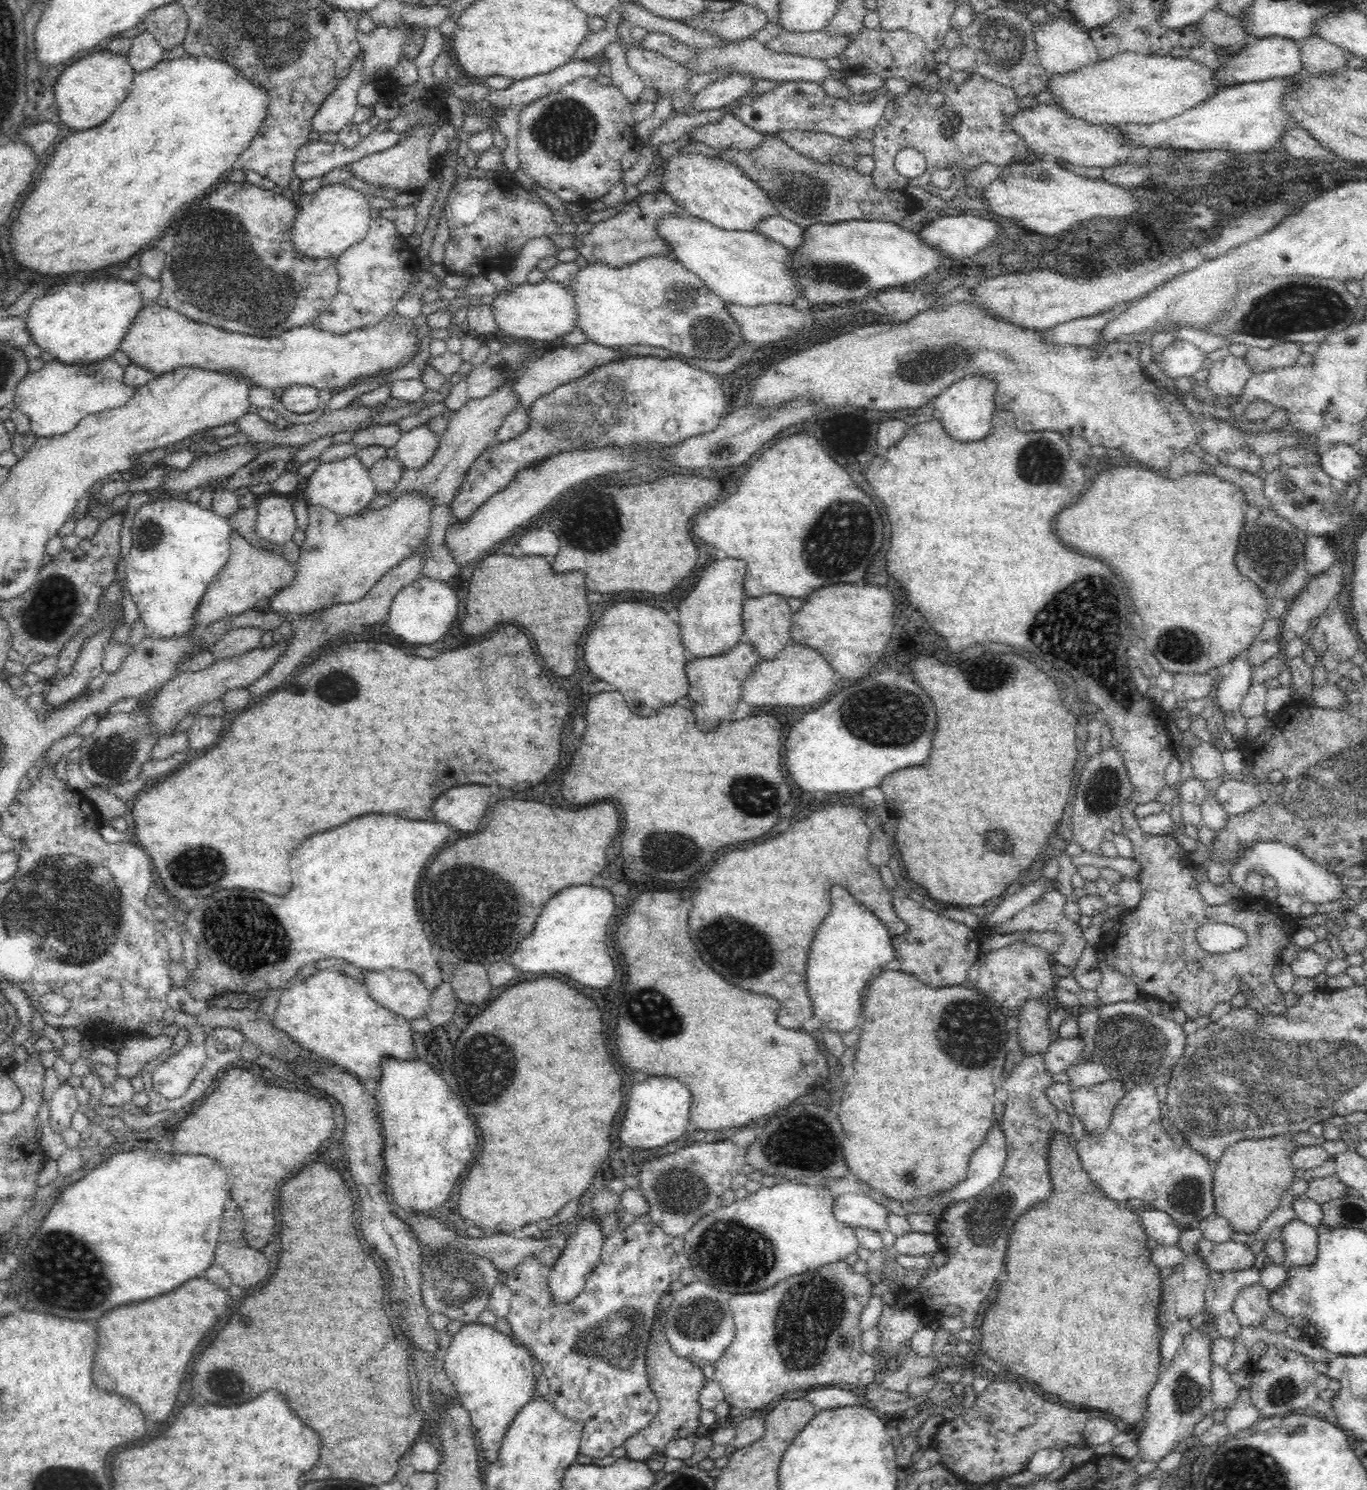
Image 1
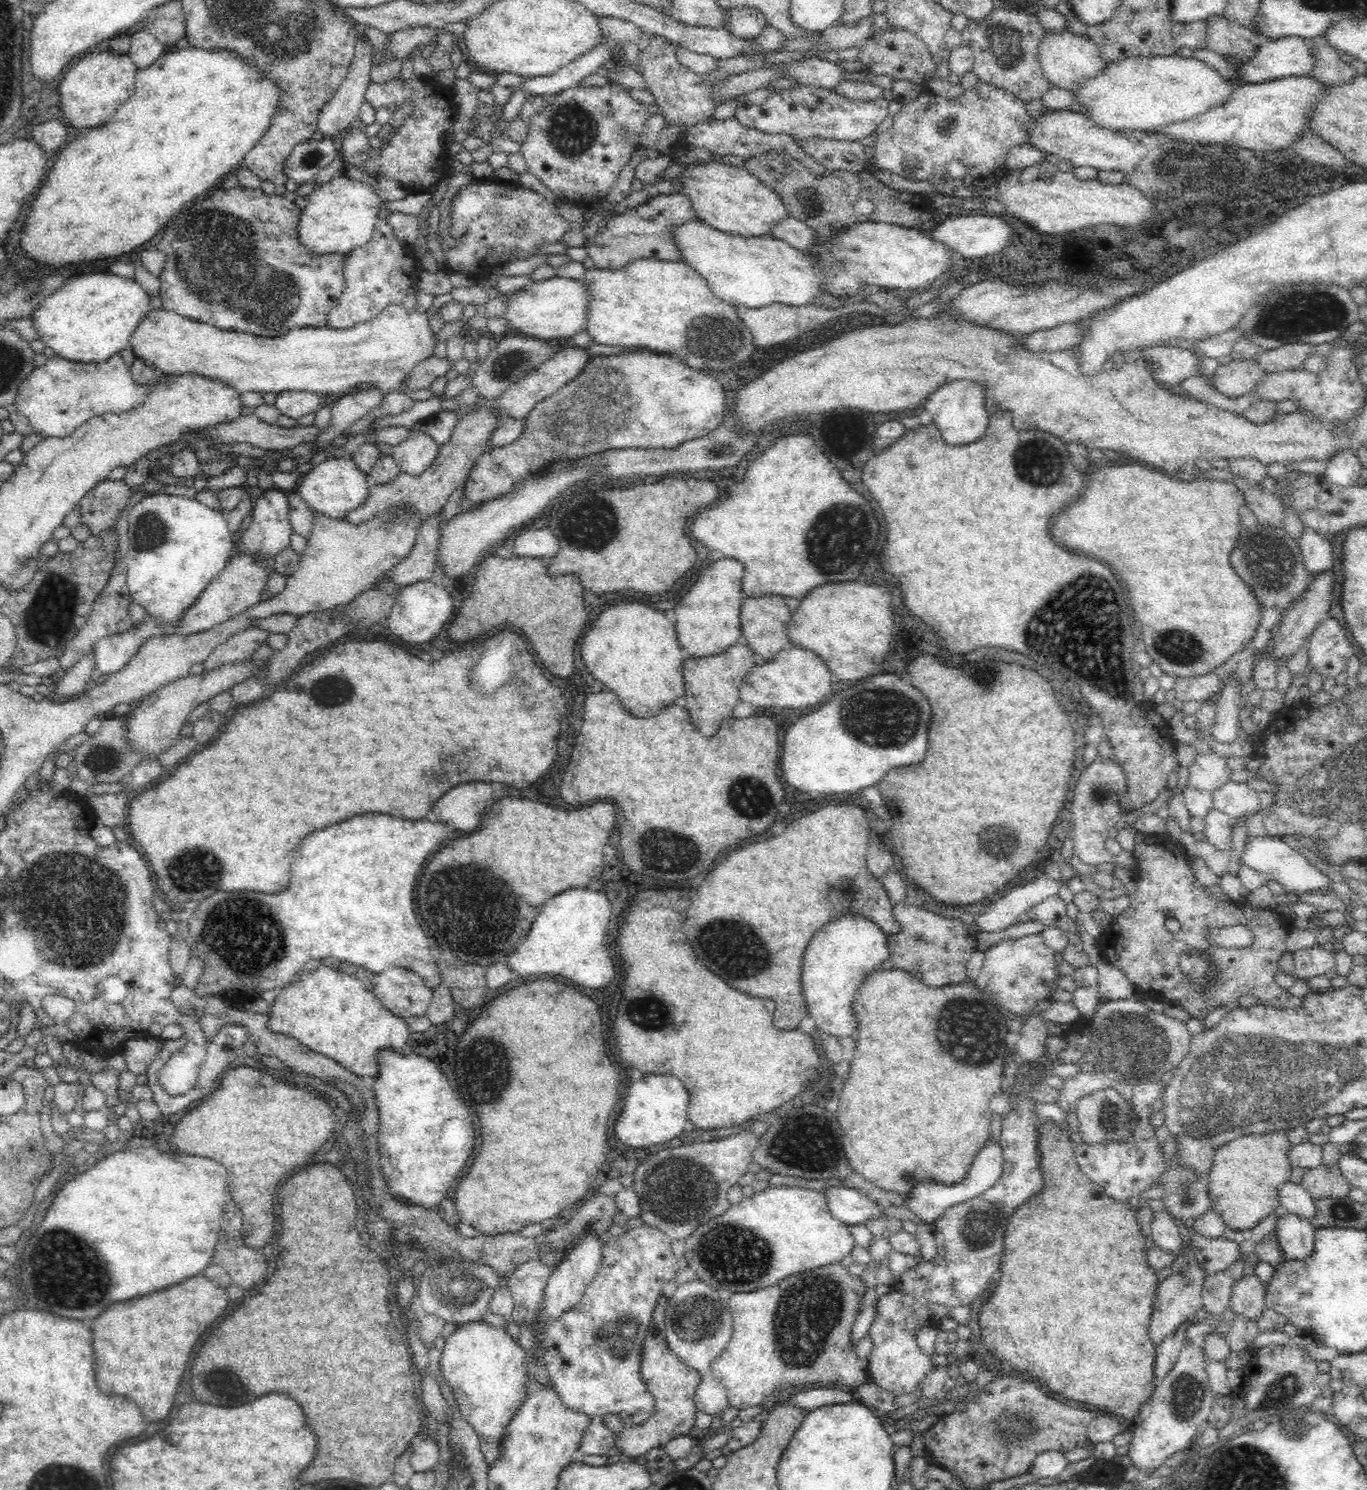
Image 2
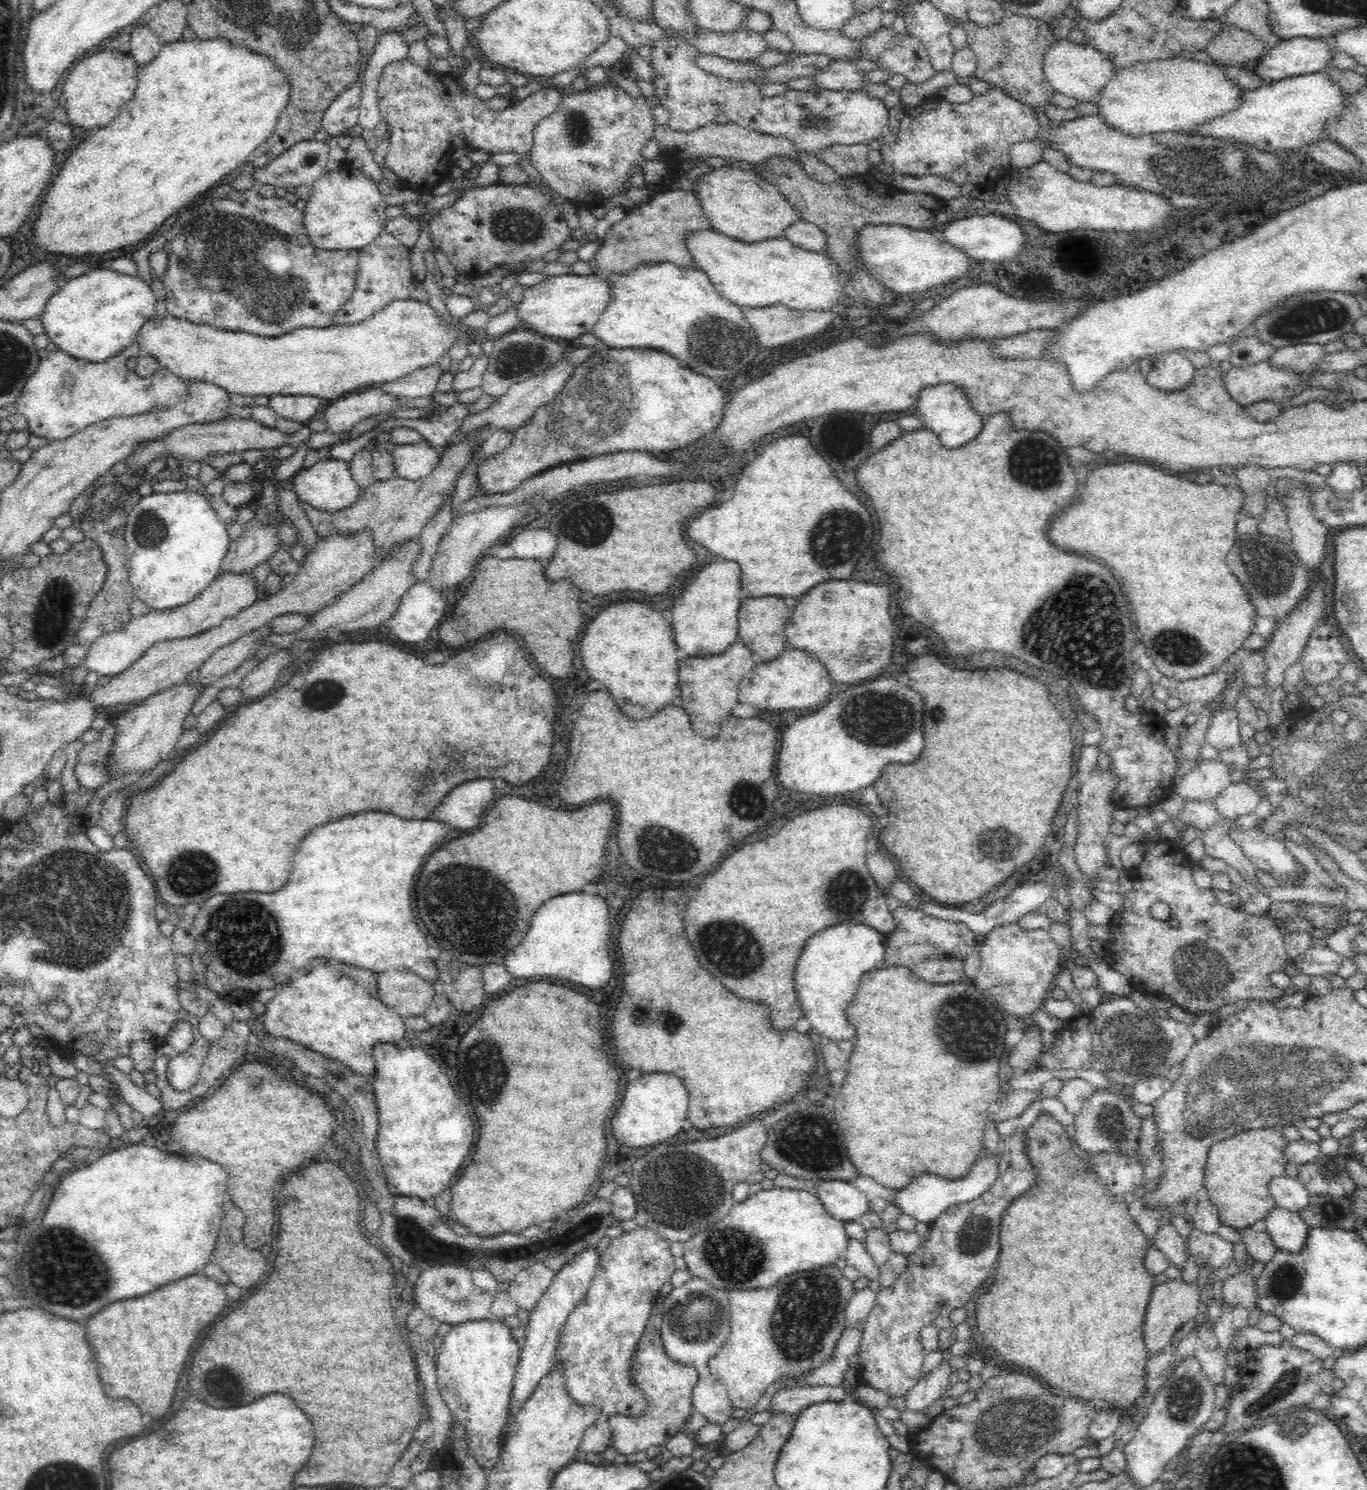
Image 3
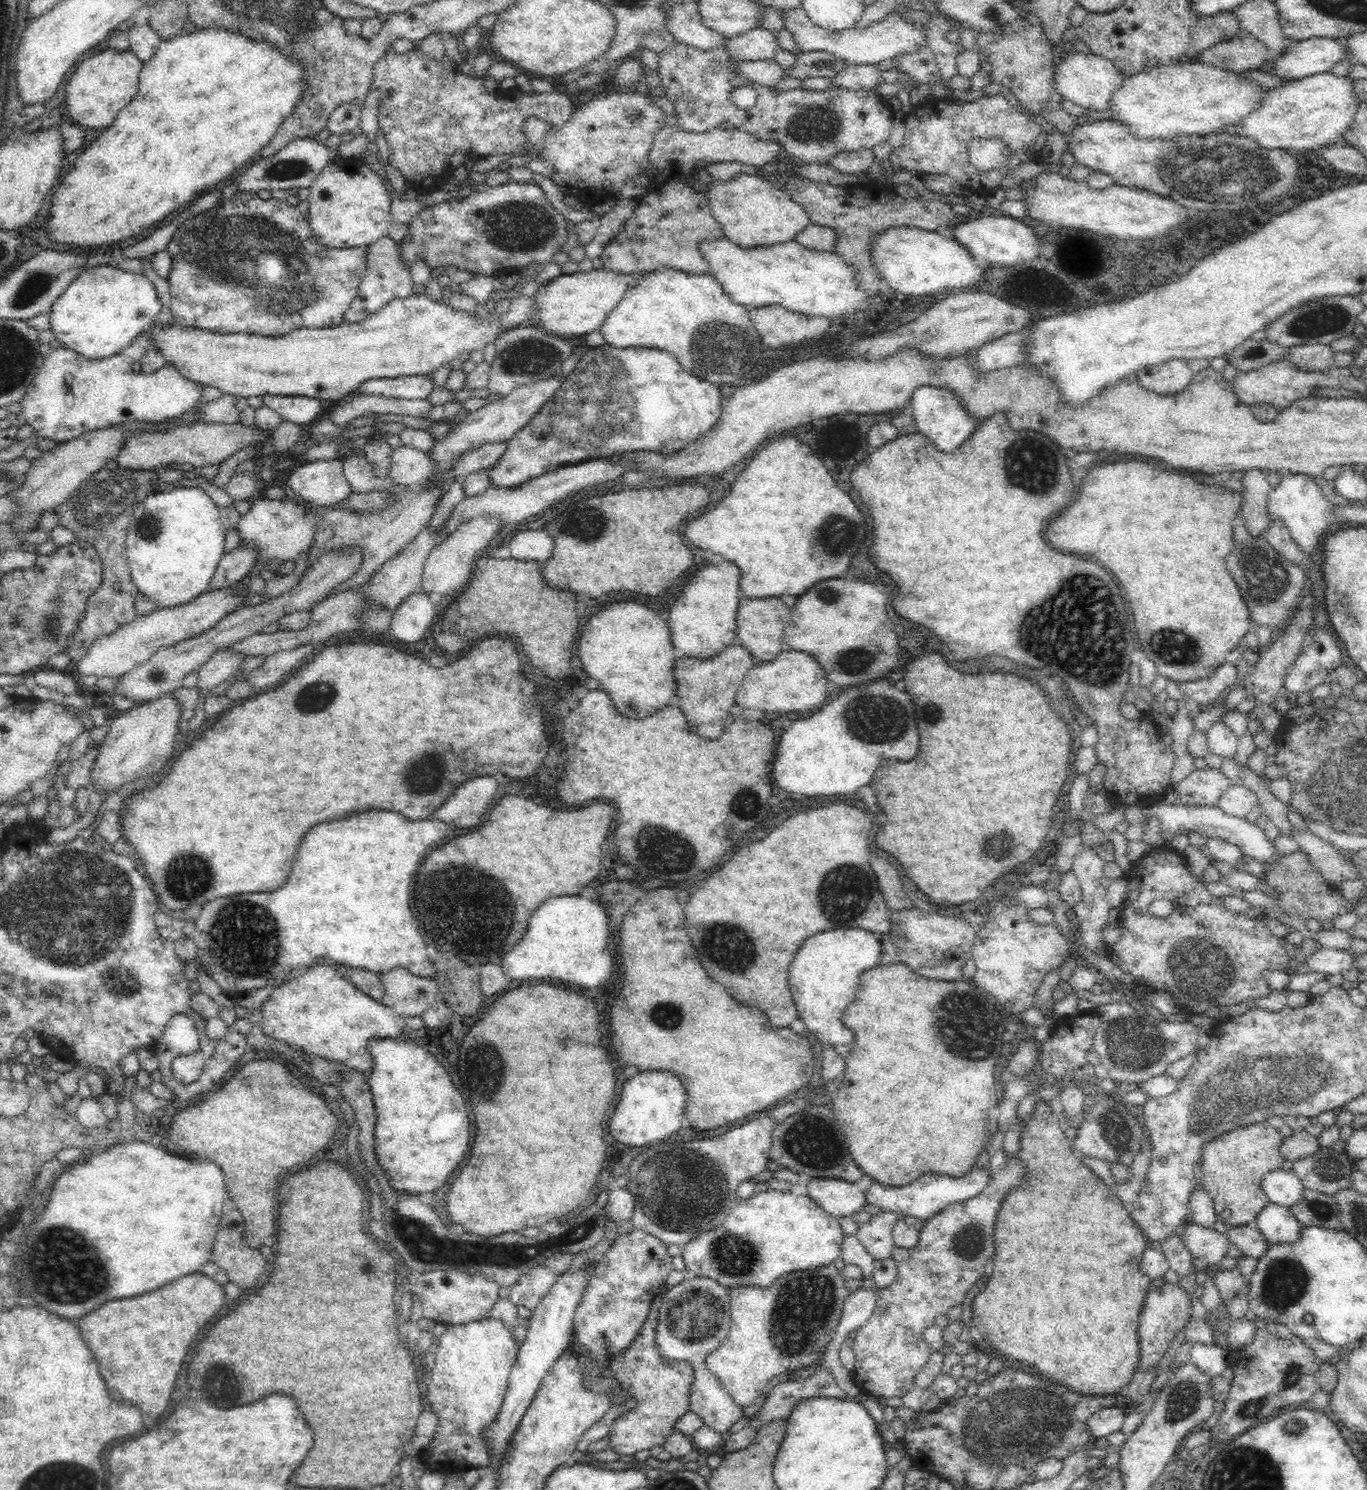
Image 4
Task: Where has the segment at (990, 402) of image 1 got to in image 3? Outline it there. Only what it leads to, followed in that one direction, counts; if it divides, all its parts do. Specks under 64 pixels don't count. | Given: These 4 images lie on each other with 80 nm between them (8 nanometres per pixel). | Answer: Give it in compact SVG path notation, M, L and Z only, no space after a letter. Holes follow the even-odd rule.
M952 383L922 388L914 408L918 412L916 416L924 421L924 428L930 429L934 436L938 437L944 449L952 450L967 444L984 427L985 418L972 409L962 389Z

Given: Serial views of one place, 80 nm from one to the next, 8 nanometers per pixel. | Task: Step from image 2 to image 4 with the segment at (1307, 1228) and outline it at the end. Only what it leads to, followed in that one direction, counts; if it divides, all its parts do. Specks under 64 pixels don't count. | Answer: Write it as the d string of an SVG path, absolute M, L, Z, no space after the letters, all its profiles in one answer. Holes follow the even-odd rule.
M1268 1202L1254 1218L1253 1225L1268 1242L1294 1242L1302 1224L1287 1207Z

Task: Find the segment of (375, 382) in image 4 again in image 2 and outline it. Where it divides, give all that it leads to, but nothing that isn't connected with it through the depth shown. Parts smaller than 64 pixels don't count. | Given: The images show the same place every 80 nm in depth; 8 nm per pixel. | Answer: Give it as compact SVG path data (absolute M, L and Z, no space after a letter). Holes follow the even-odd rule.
M432 356L417 364L398 384L398 390L407 394L408 391L431 390L434 379L445 376L454 362Z

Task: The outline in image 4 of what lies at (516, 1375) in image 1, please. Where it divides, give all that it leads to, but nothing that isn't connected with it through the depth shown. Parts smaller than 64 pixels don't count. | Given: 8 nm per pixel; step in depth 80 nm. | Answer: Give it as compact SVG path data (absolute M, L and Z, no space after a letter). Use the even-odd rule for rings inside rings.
M490 1316L464 1324L447 1325L439 1338L439 1346L434 1351L431 1378L428 1386L428 1410L436 1415L438 1424L432 1438L418 1457L418 1461L426 1465L426 1469L448 1474L460 1471L465 1467L481 1469L488 1464L487 1444L483 1442L484 1426L495 1422L503 1404L509 1386L511 1368L516 1362L518 1343L514 1340L512 1330L500 1320Z

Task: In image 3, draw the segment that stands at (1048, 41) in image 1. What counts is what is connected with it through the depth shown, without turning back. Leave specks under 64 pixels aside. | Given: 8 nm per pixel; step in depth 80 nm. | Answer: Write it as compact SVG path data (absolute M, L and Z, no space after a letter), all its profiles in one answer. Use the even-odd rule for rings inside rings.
M1070 39L1054 41L1046 51L1044 75L1054 91L1062 93L1078 102L1096 103L1104 88L1116 76L1116 68L1102 52L1090 45L1076 45Z

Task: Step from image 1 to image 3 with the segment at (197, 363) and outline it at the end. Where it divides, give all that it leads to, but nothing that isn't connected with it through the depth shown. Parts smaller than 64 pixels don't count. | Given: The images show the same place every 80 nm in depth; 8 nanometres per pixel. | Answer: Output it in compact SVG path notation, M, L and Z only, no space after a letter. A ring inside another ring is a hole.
M406 298L404 300L392 300L382 310L378 310L374 316L366 318L358 324L351 325L330 325L326 328L312 328L312 327L300 327L289 331L286 334L281 334L276 337L258 336L257 334L250 334L242 331L227 331L220 330L210 325L197 325L190 321L186 321L183 318L174 318L166 316L161 318L159 316L152 317L146 324L140 329L137 334L137 341L140 345L142 354L149 354L156 358L160 363L161 368L167 368L170 372L173 372L176 376L183 378L186 381L204 381L210 384L216 385L224 389L227 393L240 394L242 396L274 396L274 395L304 395L313 396L318 398L335 400L348 393L351 393L356 388L372 384L372 382L394 382L398 380L400 376L406 376L415 370L432 366L437 364L444 355L449 354L453 348L454 343L457 341L465 342L466 344L481 342L487 337L484 332L478 332L478 334L472 334L469 331L468 326L463 326L459 319L447 322L441 316L438 315L435 309L433 309L428 302Z

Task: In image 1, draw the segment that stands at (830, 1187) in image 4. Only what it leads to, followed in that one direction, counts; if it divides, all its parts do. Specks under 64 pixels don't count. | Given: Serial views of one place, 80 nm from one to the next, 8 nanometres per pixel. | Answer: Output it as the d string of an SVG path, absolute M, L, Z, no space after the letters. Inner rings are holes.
M868 1190L835 1194L832 1213L836 1220L853 1229L864 1227L879 1230L880 1233L887 1230L886 1217L889 1212L878 1203L878 1200L868 1195Z

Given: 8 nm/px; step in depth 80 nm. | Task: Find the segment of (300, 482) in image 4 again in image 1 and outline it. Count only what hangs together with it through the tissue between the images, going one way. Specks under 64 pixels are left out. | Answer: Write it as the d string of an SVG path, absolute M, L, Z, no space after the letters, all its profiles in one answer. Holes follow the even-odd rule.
M355 455L341 460L320 462L313 473L304 479L302 487L307 504L326 507L342 517L356 515L368 506L368 502L376 494L376 486L368 468Z

